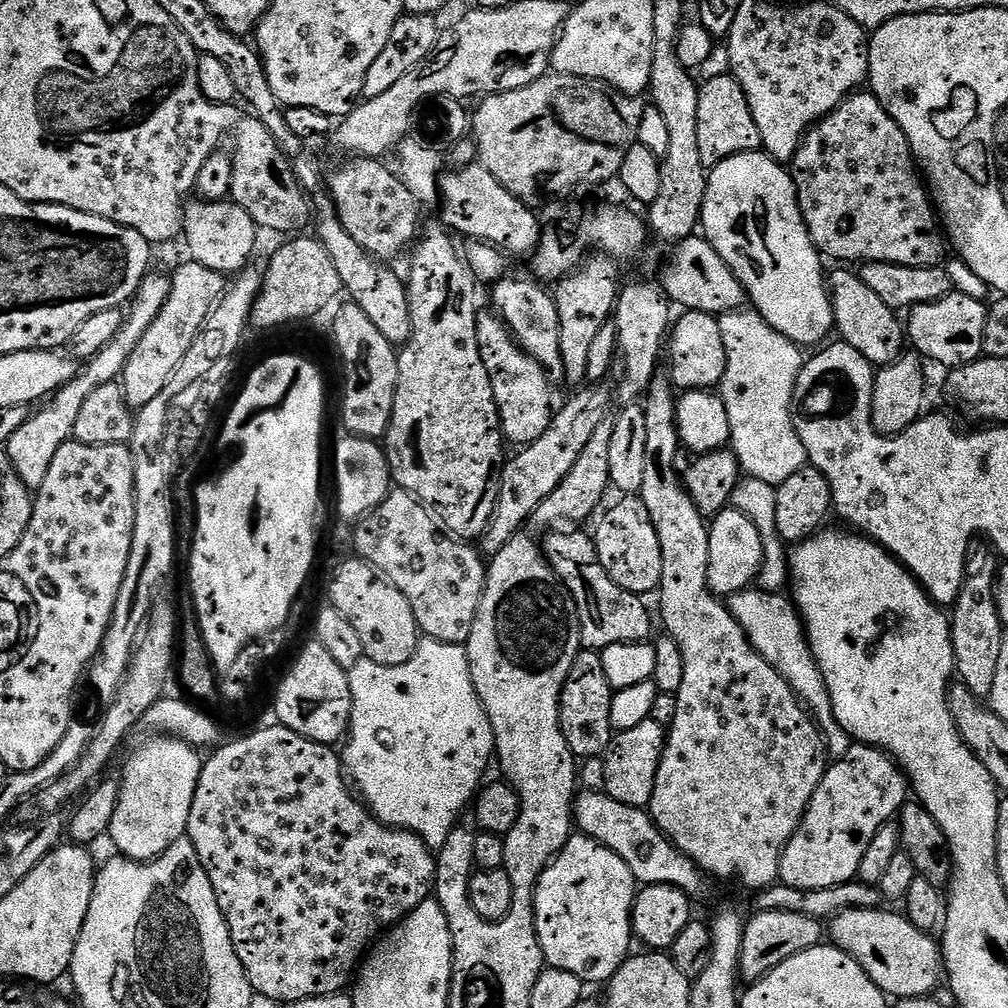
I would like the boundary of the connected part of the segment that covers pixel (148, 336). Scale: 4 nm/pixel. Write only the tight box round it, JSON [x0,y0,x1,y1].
[118,262,226,410]

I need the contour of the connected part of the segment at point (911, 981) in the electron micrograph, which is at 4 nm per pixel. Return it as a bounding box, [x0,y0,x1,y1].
[830,908,942,1000]

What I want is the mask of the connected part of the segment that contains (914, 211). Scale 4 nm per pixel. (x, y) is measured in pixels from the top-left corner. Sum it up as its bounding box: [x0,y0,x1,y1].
[790,90,946,268]

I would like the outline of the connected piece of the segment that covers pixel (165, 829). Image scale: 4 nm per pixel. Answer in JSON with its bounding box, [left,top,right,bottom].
[108,734,202,860]

